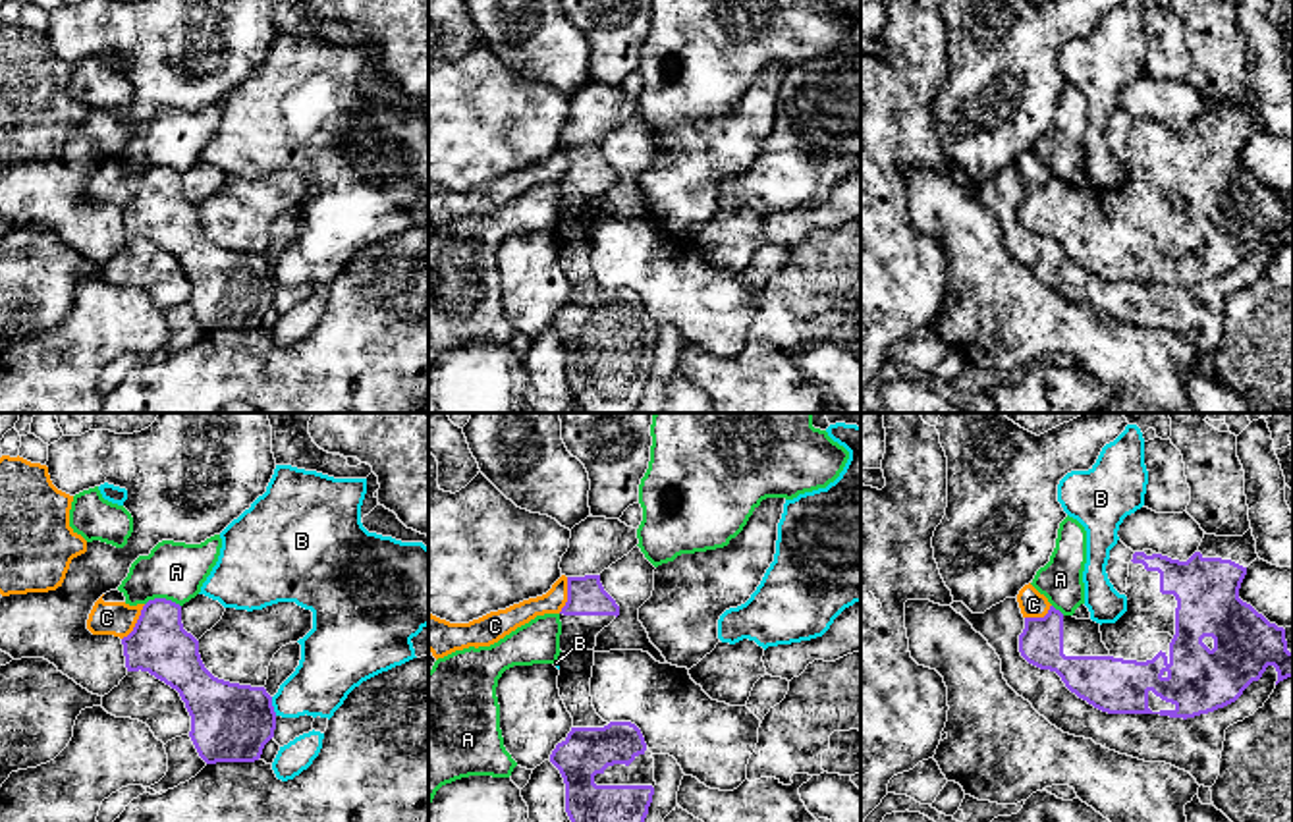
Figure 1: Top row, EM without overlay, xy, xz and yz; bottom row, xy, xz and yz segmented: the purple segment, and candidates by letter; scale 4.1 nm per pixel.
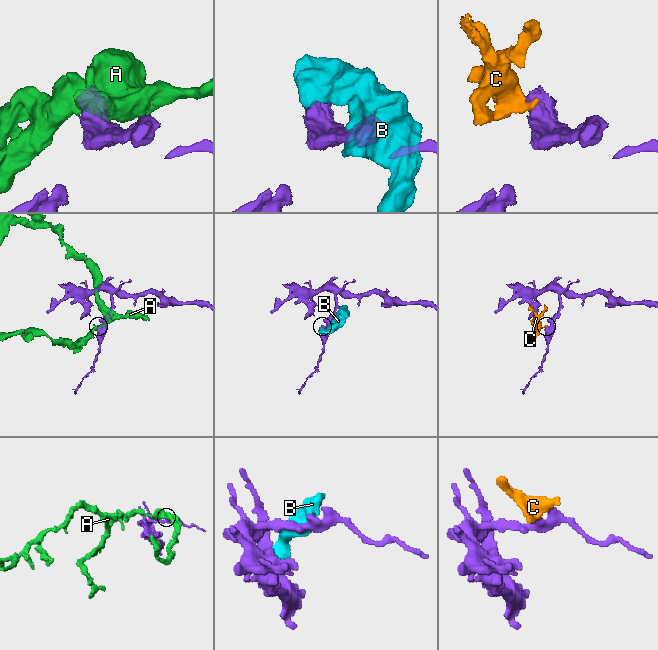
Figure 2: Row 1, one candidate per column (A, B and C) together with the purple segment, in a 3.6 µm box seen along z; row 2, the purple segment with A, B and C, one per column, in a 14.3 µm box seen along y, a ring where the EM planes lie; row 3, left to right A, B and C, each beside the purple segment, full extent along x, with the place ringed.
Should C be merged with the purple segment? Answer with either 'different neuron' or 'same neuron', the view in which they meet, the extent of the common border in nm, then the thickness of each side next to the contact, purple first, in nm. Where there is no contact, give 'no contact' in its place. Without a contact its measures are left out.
different neuron; contact in xy; length 180 nm; calibres 240 and 140 nm

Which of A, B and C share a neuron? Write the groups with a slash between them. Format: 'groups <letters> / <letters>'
groups A / B / C

